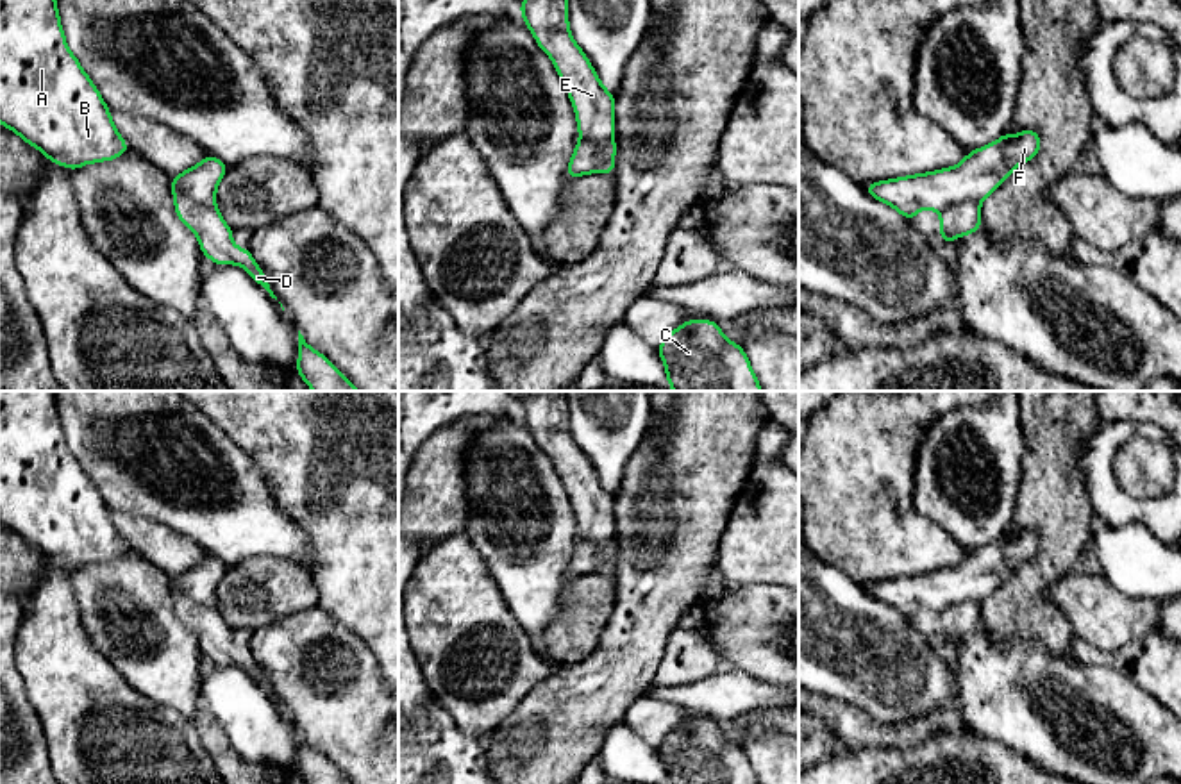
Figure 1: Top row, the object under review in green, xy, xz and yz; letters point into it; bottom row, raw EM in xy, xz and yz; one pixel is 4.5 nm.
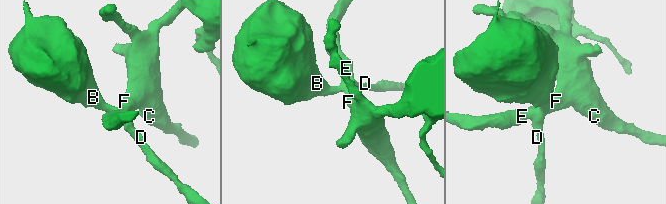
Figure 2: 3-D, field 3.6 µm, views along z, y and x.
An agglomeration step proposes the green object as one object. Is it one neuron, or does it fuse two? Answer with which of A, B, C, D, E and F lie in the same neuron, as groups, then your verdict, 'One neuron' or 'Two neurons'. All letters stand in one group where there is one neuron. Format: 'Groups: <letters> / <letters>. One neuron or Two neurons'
Groups: A B D / C E F. Two neurons

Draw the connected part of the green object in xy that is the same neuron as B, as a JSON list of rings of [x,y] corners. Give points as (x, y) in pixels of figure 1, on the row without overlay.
[[[0,391],[0,523],[70,570],[129,550],[66,445],[54,391]]]

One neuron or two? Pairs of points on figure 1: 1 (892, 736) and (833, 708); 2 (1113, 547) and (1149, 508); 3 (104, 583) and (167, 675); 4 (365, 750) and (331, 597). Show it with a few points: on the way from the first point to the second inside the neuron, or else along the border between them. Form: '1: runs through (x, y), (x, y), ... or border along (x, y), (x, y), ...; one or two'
1: runs through (878, 736), (856, 731), (847, 722); one
2: border along (1097, 520), (1108, 525), (1144, 525), (1162, 543); two
3: runs through (125, 606), (136, 617), (136, 629), (156, 652); one
4: border along (318, 604), (354, 631), (368, 647); two

